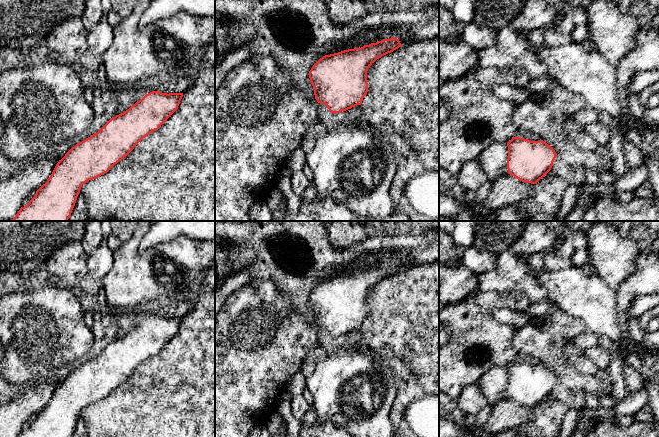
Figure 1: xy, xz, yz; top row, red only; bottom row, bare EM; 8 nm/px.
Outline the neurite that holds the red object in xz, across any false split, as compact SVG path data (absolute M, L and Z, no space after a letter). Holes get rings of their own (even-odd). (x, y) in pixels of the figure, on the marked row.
M392 37L361 48L344 50L320 58L309 71L310 82L314 88L315 99L325 104L331 113L340 113L361 105L368 92L368 68L382 56L401 47L399 39Z

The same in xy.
M152 91L125 112L111 118L96 134L72 147L56 164L47 182L11 221L68 221L83 184L107 173L147 135L178 109L183 93Z

